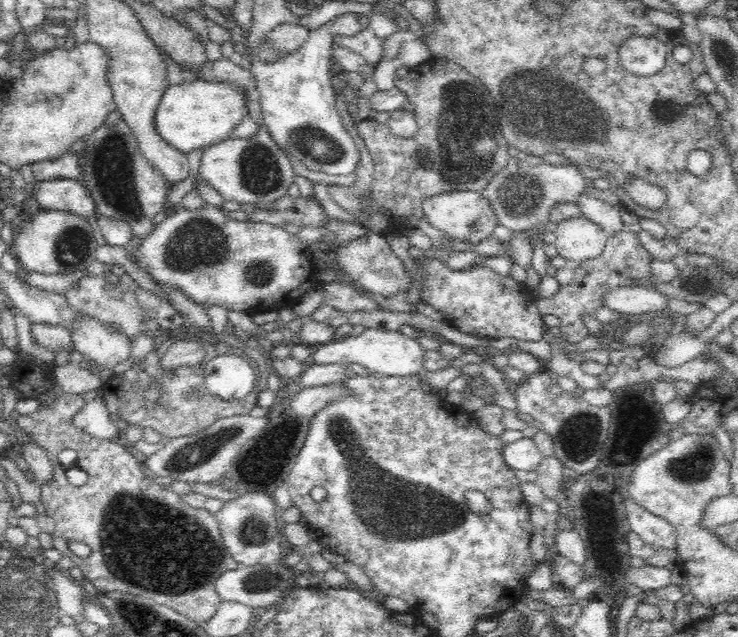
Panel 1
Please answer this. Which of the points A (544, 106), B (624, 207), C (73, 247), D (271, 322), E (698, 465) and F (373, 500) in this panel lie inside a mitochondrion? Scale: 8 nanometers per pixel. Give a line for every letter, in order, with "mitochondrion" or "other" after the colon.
A: mitochondrion
B: other
C: mitochondrion
D: other
E: mitochondrion
F: mitochondrion

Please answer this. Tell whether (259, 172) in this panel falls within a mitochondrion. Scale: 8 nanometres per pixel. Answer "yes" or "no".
yes

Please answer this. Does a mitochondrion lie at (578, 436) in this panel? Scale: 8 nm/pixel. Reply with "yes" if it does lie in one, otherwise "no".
yes

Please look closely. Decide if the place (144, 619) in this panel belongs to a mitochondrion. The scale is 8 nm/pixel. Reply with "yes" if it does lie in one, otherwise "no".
yes

